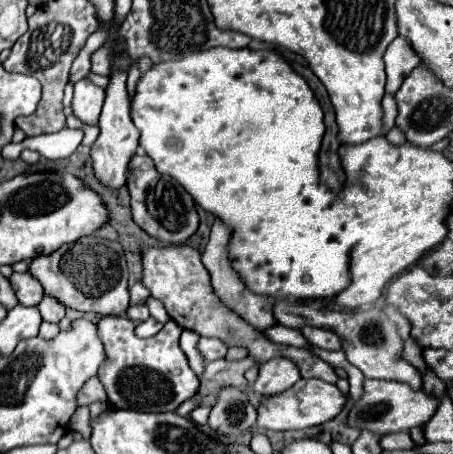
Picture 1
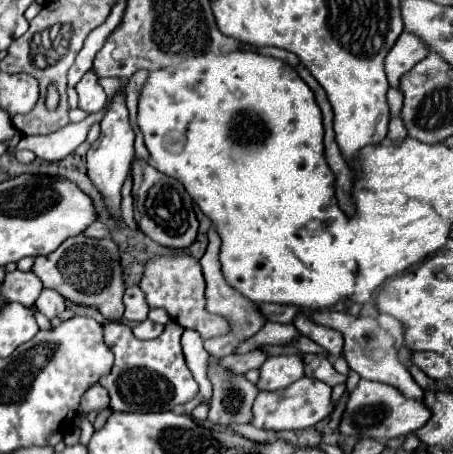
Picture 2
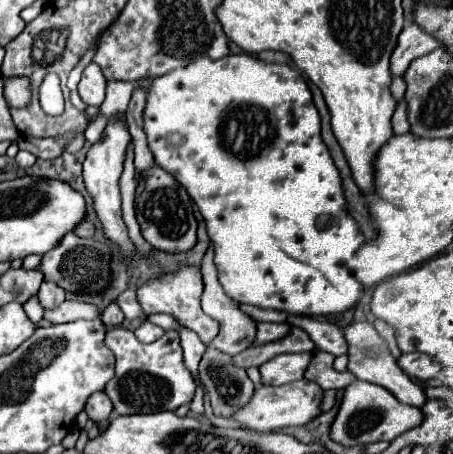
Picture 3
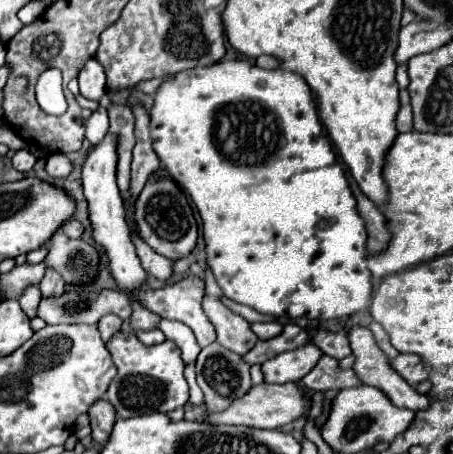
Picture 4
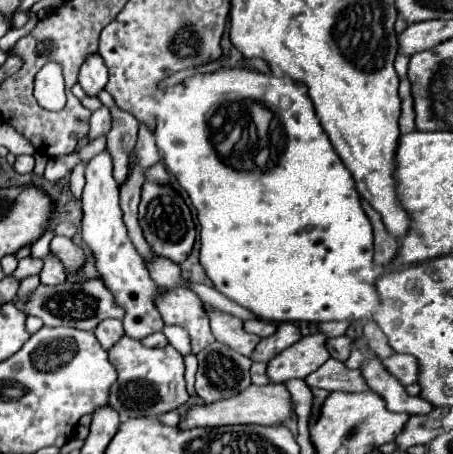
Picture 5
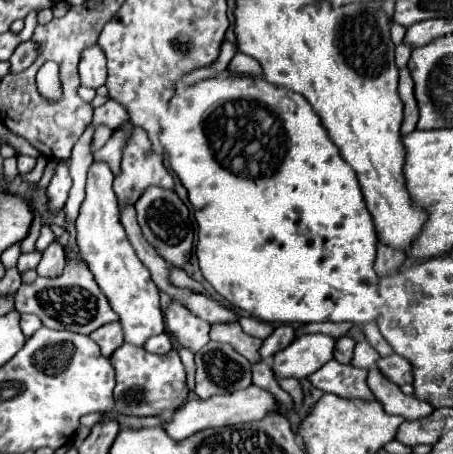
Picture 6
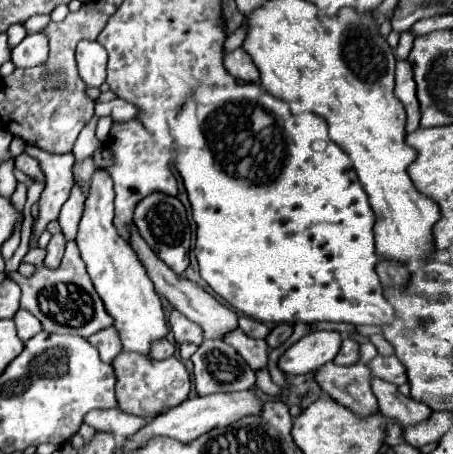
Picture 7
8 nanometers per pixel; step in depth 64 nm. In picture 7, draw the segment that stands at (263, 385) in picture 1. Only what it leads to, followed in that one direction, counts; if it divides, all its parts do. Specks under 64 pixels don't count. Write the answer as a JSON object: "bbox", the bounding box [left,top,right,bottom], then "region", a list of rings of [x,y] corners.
{"bbox":[278,332,342,374],"region":[[[310,332],[292,344],[278,362],[278,368],[286,374],[308,374],[334,360],[342,336],[338,332]]]}

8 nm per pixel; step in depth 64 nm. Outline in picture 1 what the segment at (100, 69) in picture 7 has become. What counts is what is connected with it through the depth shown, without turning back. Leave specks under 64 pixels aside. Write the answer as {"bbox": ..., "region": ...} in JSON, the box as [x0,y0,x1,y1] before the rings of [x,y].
{"bbox":[72,78,106,124],"region":[[[88,78],[76,82],[74,84],[74,100],[72,100],[74,114],[84,124],[96,124],[96,120],[102,112],[104,96],[106,96],[106,92],[100,86],[92,84]]]}

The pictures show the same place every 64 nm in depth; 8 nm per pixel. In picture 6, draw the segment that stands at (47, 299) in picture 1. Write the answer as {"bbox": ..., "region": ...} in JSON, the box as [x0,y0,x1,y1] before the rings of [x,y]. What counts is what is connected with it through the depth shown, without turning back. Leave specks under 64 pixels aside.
{"bbox":[36,238,64,276],"region":[[[58,238],[44,250],[44,256],[36,268],[42,276],[58,276],[64,268],[64,246],[58,242]]]}

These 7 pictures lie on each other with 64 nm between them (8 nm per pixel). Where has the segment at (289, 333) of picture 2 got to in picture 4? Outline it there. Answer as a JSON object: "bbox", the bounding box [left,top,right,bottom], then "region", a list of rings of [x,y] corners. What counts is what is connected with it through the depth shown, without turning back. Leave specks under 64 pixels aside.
{"bbox":[250,322,282,340],"region":[[[258,322],[258,324],[250,324],[250,328],[252,328],[252,332],[254,332],[260,340],[264,340],[264,338],[268,340],[268,338],[280,334],[282,324],[280,324],[280,322]]]}

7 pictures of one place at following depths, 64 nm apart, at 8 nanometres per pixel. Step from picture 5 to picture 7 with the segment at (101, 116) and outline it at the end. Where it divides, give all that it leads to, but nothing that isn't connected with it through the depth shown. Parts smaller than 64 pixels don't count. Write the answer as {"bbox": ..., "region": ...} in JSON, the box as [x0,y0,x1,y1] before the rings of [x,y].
{"bbox":[96,98,140,120],"region":[[[116,98],[112,102],[98,102],[96,104],[96,114],[98,116],[112,116],[112,120],[134,120],[140,116],[140,108],[134,104],[128,104],[122,98]]]}

